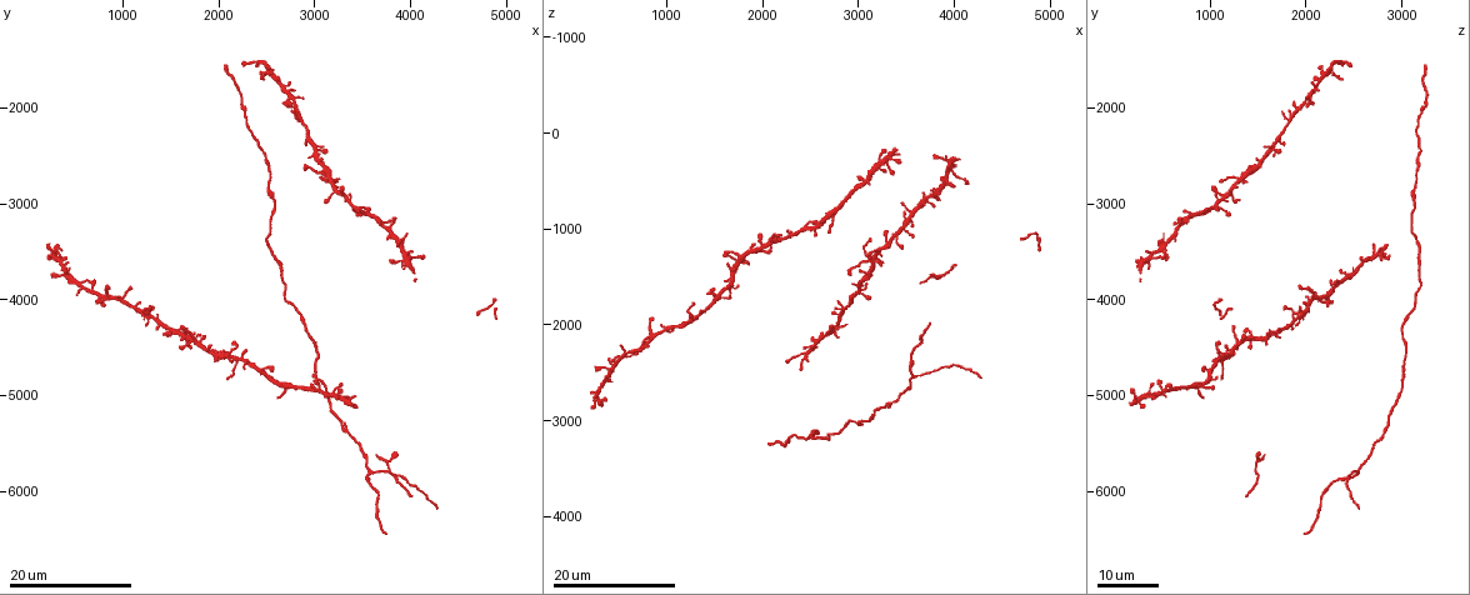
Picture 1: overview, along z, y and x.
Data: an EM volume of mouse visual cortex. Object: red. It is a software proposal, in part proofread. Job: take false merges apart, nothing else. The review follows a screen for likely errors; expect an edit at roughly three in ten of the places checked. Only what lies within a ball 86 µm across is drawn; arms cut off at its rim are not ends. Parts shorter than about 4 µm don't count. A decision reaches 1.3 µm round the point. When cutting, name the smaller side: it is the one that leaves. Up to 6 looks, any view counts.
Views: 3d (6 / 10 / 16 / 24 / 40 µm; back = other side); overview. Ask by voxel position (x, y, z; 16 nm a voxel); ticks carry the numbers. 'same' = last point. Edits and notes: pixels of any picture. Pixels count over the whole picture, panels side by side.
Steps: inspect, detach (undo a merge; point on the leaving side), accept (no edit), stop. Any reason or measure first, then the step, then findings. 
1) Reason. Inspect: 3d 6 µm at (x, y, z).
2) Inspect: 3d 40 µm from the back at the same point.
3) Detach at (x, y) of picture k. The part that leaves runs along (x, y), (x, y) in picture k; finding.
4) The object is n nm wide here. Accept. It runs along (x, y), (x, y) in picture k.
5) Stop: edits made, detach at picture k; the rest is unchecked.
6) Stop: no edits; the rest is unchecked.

Inspect: 3d 24 µm at (3600, 5820, 2540).

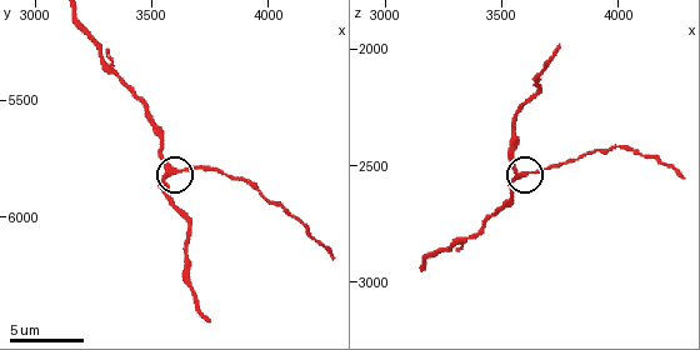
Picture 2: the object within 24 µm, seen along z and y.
Zoom in. Inspect: 3d 6 µm at (3590, 5810, 2540).

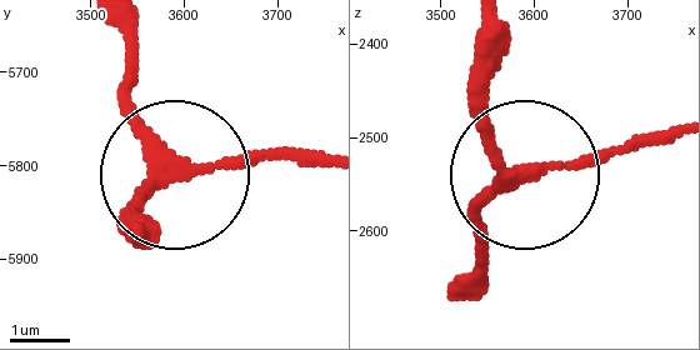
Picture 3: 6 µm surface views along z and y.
Accept. It runs along (116, 28), (136, 131), (176, 171), (321, 161) in picture 3; continuous, no second neuron.

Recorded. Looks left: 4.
Three arms meet. Inspect: 3d 24 µm at (3200, 4980, 380).

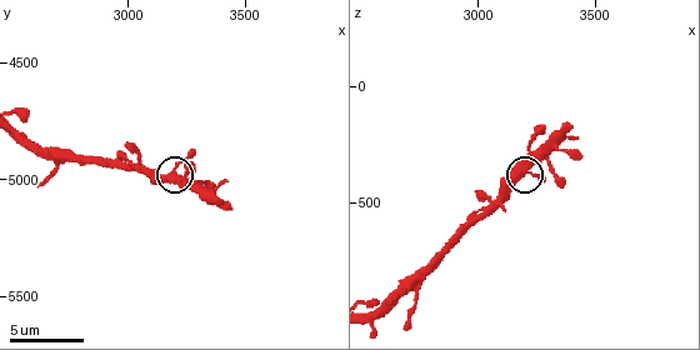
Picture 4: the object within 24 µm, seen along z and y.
Inspect: 3d 6 µm at the same point.

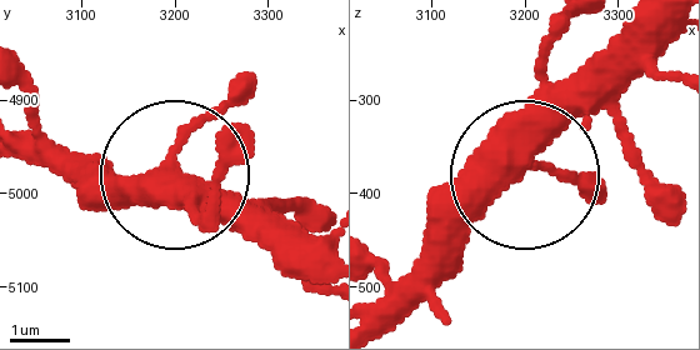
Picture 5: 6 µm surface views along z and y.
The object is 410 nm wide here. Accept. It runs along (383, 311), (631, 61) in picture 5; all the same neuron.

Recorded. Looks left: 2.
Thin arm on a thick one. Inspect: 3d 24 µm at (2720, 4900, 880).

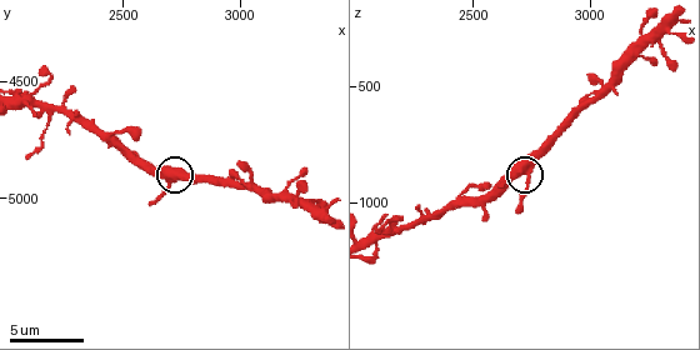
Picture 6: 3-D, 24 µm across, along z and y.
Inspect: 3d 6 µm at the same point.

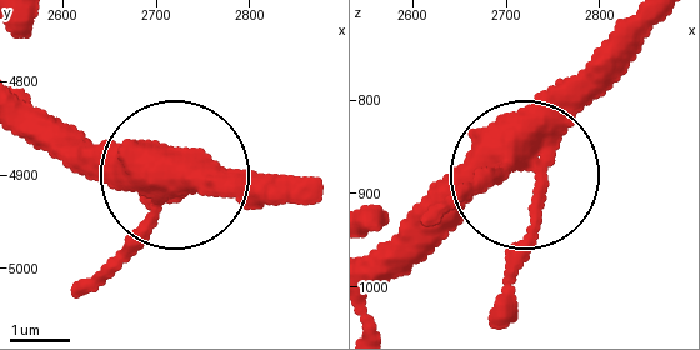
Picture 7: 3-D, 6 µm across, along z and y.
The object is 350 nm wide here. Accept. Continuous, no second neuron.

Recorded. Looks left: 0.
Stop: no edits; the rest is unchecked.

